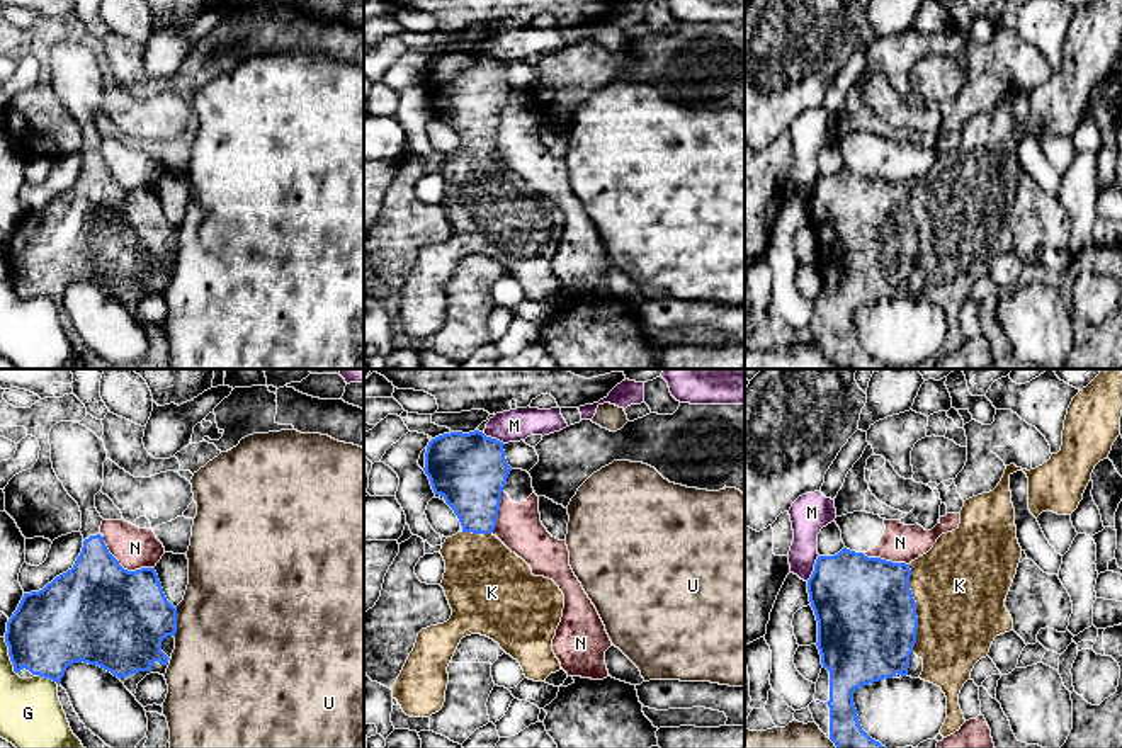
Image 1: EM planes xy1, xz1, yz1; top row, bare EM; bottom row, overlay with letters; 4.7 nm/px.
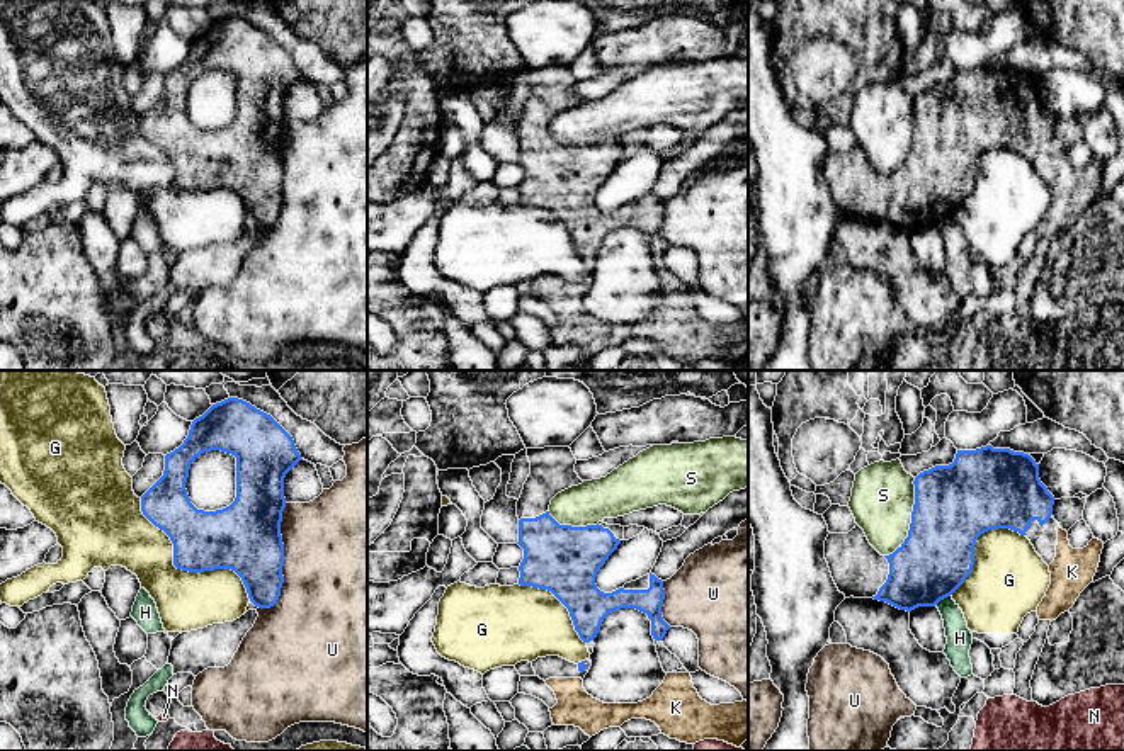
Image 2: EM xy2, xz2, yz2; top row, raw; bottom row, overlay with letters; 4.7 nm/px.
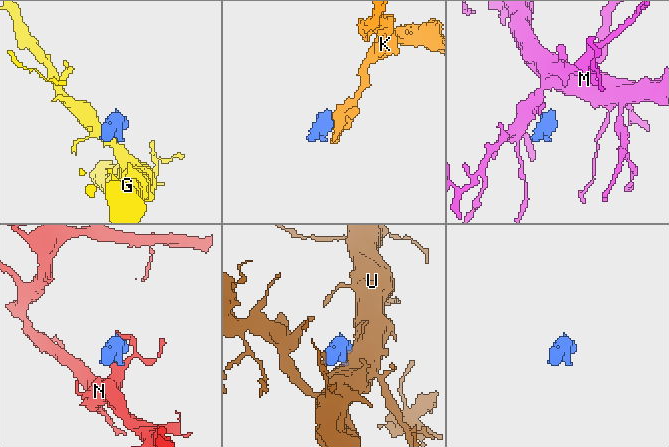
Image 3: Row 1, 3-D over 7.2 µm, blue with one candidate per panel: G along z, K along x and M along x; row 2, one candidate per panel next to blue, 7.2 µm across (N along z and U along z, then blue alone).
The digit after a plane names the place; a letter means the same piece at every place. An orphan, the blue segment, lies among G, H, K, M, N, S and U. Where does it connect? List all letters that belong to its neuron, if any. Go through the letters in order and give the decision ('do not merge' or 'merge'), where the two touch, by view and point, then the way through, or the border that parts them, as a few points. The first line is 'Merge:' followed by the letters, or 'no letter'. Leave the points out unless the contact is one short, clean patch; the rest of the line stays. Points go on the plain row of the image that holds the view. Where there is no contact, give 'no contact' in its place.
Merge: K
G: do not merge | xy2 (184, 189)
H: do not merge | yz2 (942, 218) | along yz2 (951, 213), (934, 225)
K: merge | yz1 (915, 228)
M: do not merge | yz1 (815, 187) | along yz1 (818, 174), (813, 192), (806, 199)
N: do not merge | xy1 (123, 187) | along xy1 (102, 157), (107, 170), (124, 187), (153, 187)
S: do not merge | yz2 (912, 138)
U: do not merge | xy2 (283, 180)

